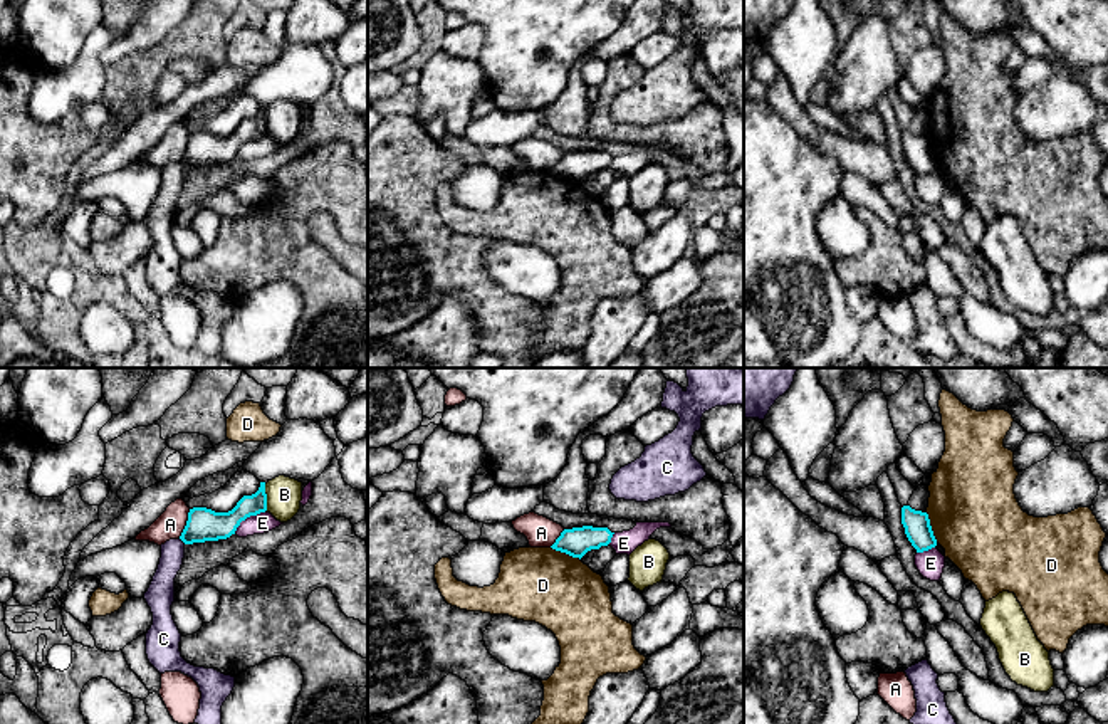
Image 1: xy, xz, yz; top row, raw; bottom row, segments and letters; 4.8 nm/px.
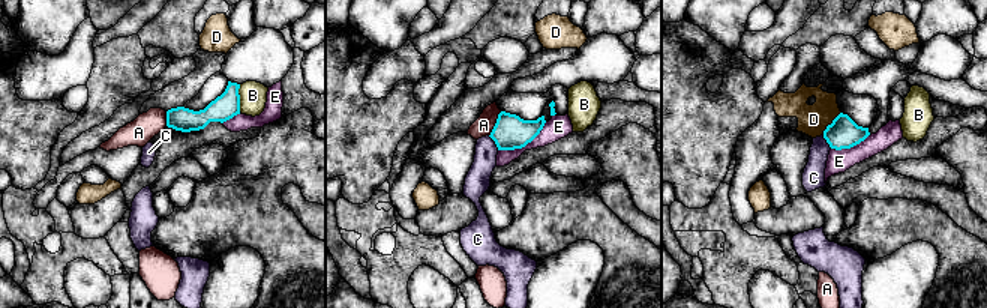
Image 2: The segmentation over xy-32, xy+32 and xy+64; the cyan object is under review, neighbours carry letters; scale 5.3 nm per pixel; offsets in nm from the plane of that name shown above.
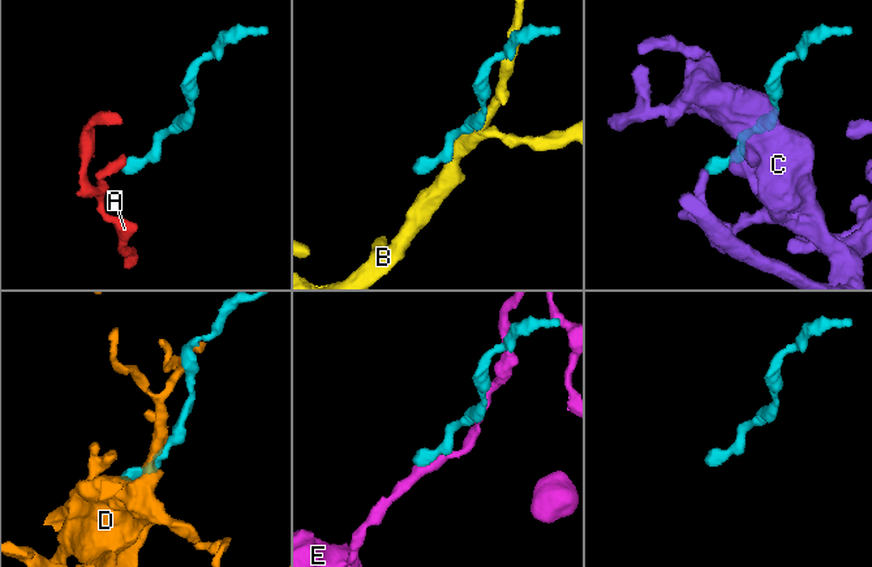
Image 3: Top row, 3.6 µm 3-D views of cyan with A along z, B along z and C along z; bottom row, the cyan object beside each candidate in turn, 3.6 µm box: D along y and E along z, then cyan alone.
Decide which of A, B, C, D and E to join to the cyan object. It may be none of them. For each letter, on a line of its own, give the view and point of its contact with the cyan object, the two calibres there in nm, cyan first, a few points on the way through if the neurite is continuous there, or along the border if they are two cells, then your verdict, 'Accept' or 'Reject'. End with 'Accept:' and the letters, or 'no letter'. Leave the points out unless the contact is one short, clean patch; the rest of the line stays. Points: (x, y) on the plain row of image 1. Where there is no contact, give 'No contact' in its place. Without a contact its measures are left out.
A: Touches cyan at xy (187, 146). Thickness 160 nm (cyan) against 140 nm. Boundary: xy (190, 133), (187, 148), (178, 160). Reject
B: Touches cyan at xy (266, 121). Thickness 130 nm (cyan) against 170 nm. Reject
C: Touches cyan at xy (182, 163). Thickness 160 nm (cyan) against 120 nm. Reject
D: Touches cyan at xz (566, 177). Thickness 140 nm (cyan) against 360 nm. Reject
E: Touches cyan at xy (247, 140). Thickness 160 nm (cyan) against 100 nm. Reject
Accept: no letter

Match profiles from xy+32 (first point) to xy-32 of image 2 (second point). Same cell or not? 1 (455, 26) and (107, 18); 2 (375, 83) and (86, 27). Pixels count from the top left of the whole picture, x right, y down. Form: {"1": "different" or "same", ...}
{"1": "different", "2": "same"}

